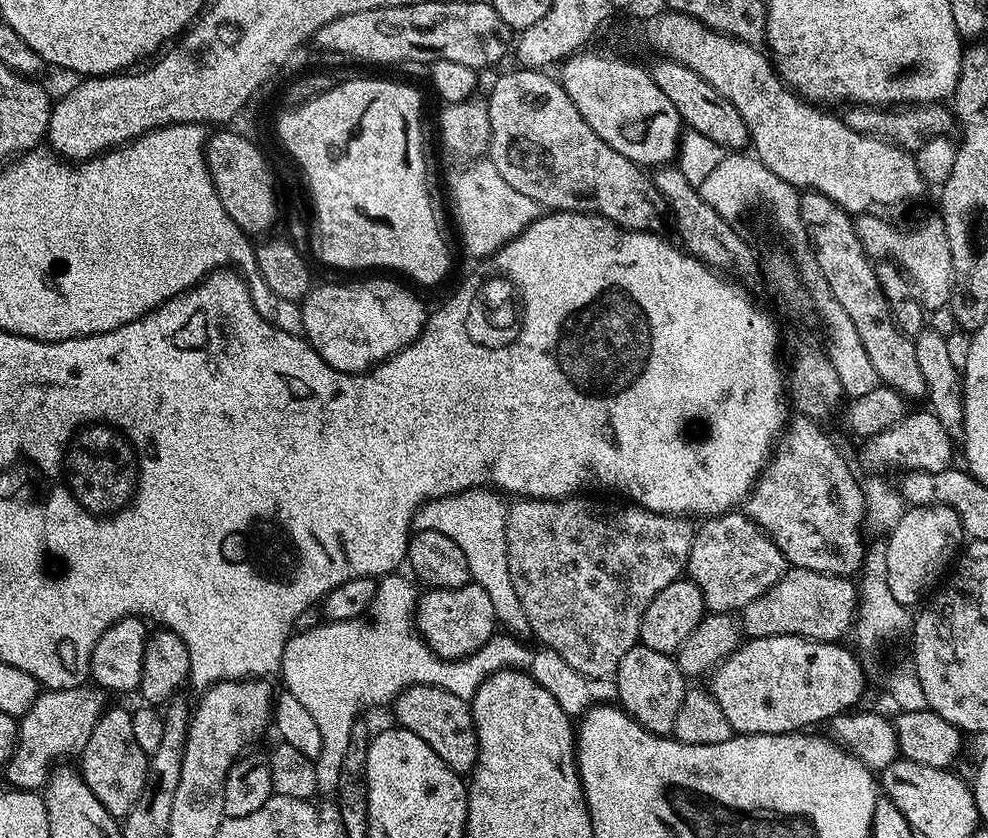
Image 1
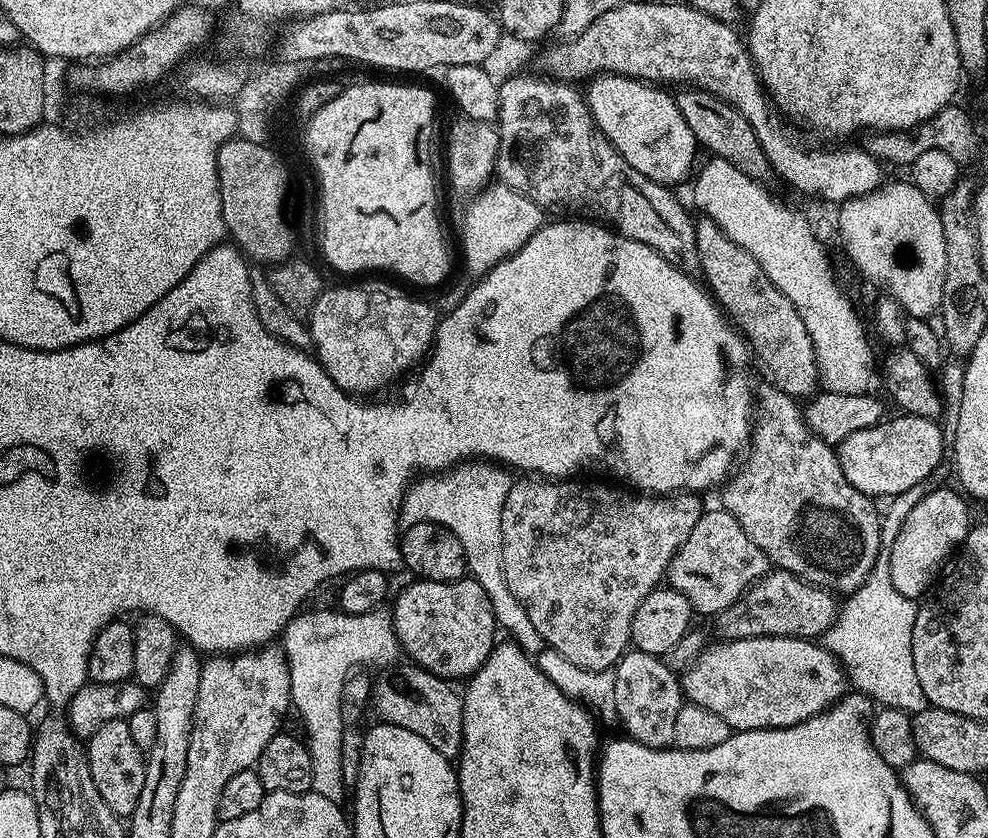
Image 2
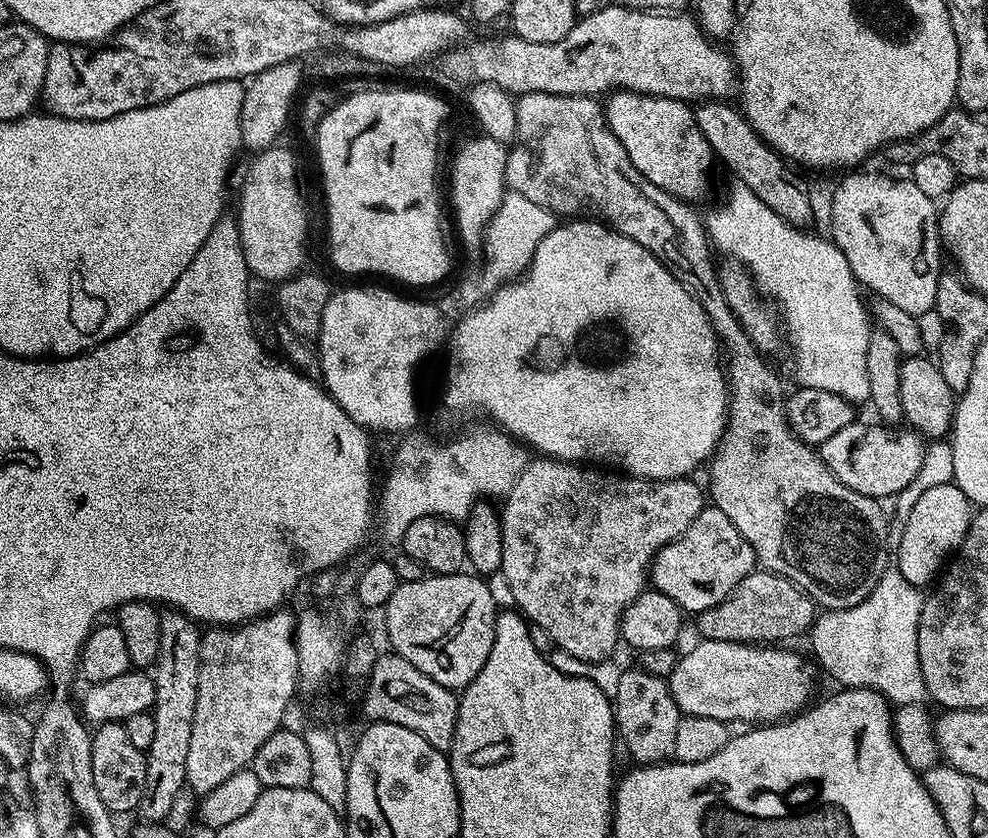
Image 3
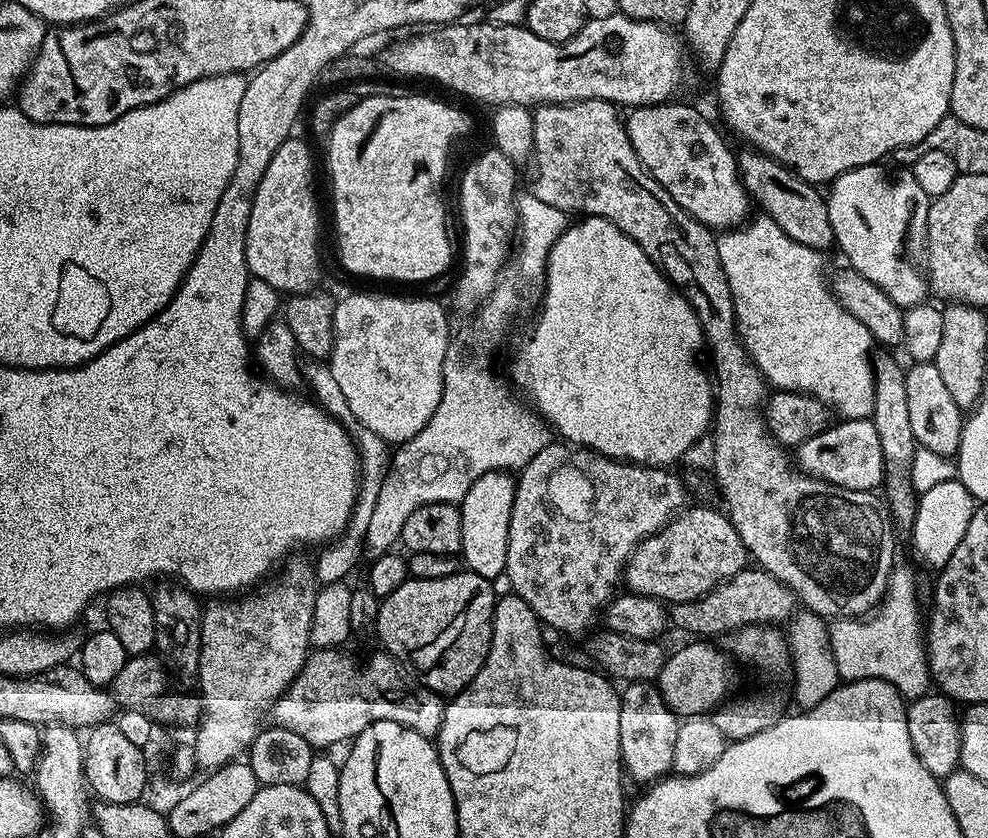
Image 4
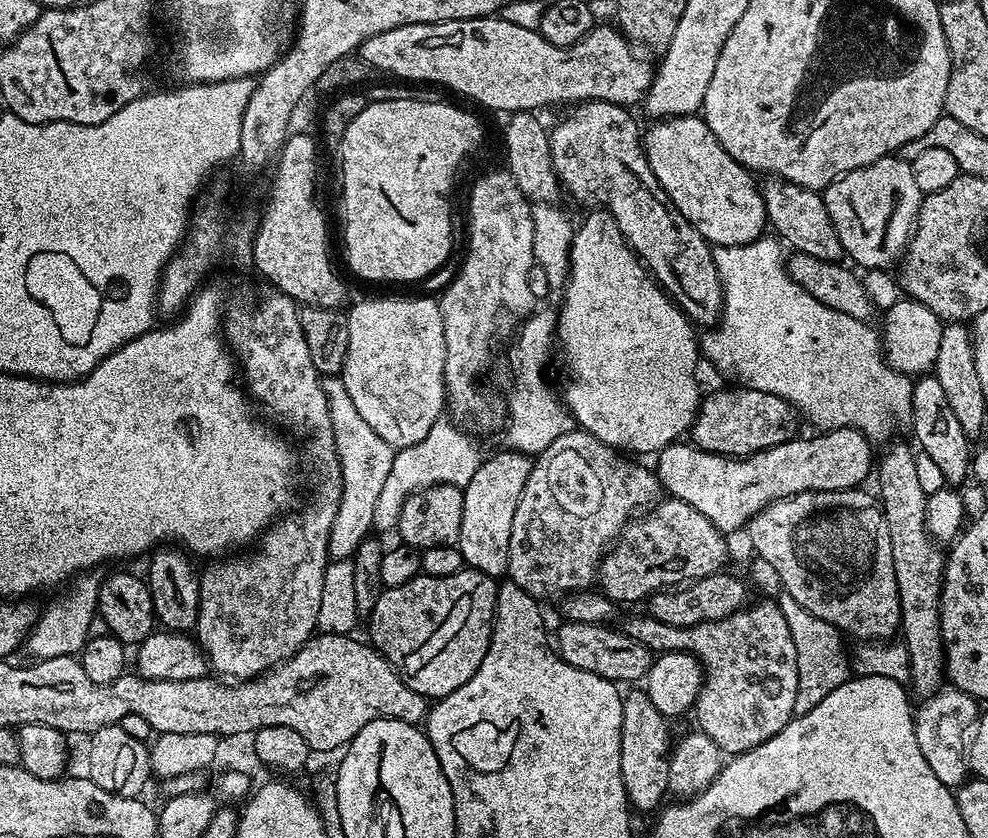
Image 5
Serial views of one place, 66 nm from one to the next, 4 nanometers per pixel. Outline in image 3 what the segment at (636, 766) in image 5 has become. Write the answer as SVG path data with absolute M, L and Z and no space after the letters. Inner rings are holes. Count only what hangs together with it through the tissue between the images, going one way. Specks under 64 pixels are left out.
M633 666L628 668L616 680L616 693L611 693L612 717L616 720L616 731L619 743L633 756L637 765L658 764L668 762L676 755L674 742L678 735L678 722L682 719L682 713L678 702L674 702L674 694L670 694L670 686L667 679L662 676L655 676L647 672L645 668Z

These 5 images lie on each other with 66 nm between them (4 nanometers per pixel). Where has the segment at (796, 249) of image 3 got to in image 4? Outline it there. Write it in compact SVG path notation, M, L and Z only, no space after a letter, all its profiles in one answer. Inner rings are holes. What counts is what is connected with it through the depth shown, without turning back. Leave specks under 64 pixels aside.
M767 214L717 235L716 245L736 307L736 331L765 381L776 390L804 392L818 398L845 420L869 419L875 404L874 341L866 326L836 301L829 281L820 277L825 257L810 246L802 246L802 242L794 242Z

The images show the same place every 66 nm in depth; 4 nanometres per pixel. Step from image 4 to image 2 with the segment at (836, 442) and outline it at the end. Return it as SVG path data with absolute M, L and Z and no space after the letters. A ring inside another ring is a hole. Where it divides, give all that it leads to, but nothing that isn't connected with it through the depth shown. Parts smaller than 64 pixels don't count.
M896 414L893 420L885 418L866 430L850 434L850 438L836 448L836 457L842 466L842 474L846 474L846 482L863 496L891 498L929 481L944 460L944 449L943 430L936 420Z

